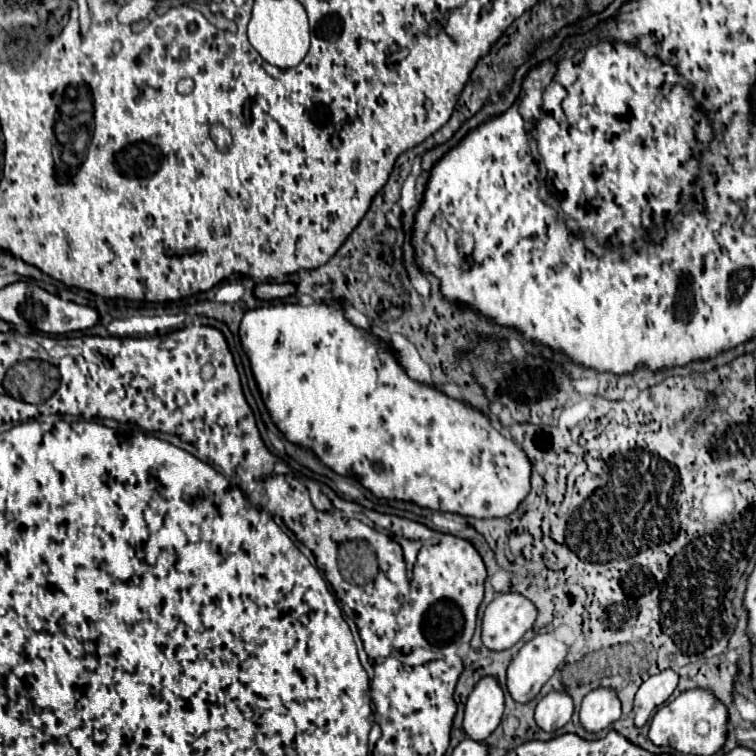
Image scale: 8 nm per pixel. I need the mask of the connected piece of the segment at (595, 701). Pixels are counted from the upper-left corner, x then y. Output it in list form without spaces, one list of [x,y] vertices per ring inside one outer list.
[[[598,687],[590,691],[580,707],[580,723],[586,731],[598,733],[618,721],[622,715],[620,699],[612,687]]]

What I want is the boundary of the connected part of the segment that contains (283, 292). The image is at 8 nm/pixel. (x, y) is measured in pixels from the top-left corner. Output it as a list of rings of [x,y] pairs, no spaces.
[[[258,283],[254,293],[260,299],[266,301],[274,301],[274,299],[286,299],[290,295],[294,295],[296,285],[294,283]]]

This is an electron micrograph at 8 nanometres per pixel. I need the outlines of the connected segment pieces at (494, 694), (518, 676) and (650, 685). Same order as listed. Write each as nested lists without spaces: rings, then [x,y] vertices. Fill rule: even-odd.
[[[486,675],[476,685],[466,701],[464,731],[470,739],[484,741],[500,723],[504,711],[504,691],[498,677]]]
[[[540,633],[534,639],[530,639],[528,643],[524,643],[508,667],[508,683],[506,685],[508,685],[510,695],[520,703],[534,699],[540,693],[542,685],[554,675],[558,665],[564,663],[566,653],[568,653],[568,645],[562,643],[560,639],[556,639],[554,633]]]
[[[666,669],[658,675],[652,675],[648,681],[642,683],[634,699],[634,723],[638,727],[646,725],[652,711],[660,707],[662,703],[666,703],[666,699],[678,687],[678,681],[680,681],[680,675],[672,669]]]

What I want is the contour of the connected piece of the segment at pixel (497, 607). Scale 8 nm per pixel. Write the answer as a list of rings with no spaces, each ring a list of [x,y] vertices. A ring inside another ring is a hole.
[[[498,593],[482,617],[482,643],[492,651],[510,649],[532,629],[538,617],[536,605],[520,593]]]

